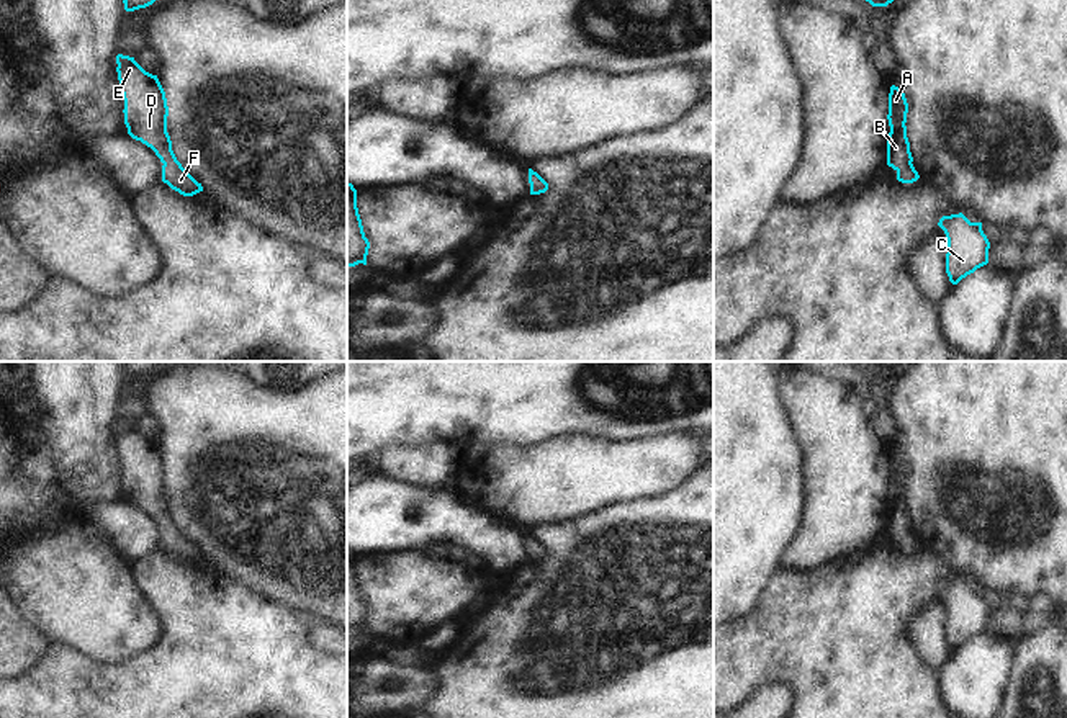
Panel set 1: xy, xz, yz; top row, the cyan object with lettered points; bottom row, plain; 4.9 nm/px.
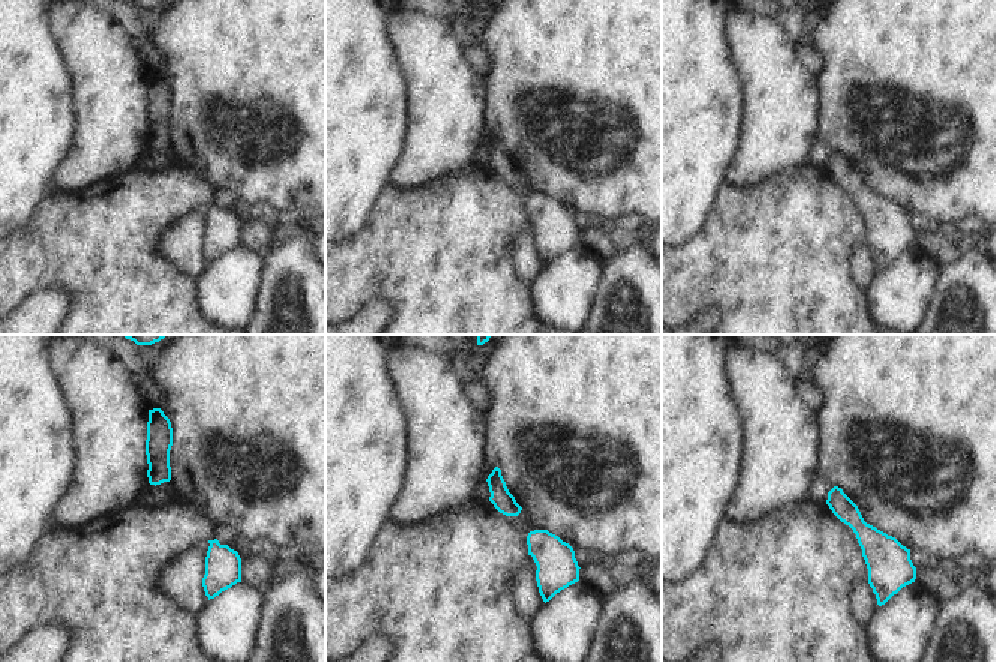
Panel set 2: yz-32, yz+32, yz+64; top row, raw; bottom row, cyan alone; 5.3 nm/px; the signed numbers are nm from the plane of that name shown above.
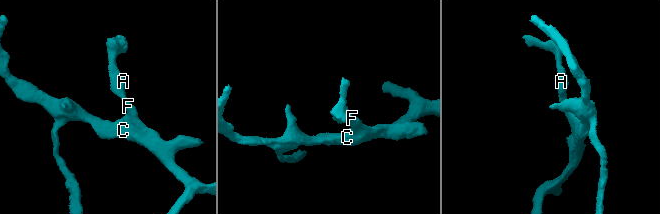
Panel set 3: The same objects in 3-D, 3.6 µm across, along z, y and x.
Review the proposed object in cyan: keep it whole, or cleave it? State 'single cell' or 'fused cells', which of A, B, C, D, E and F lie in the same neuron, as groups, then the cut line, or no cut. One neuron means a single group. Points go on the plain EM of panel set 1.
single cell; A B C D E F; no cut

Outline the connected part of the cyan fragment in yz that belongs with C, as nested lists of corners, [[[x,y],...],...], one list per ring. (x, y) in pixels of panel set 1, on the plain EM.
[[[959,579],[943,582],[938,592],[948,605],[946,639],[952,651],[988,630],[990,608],[982,589],[970,589]]]

